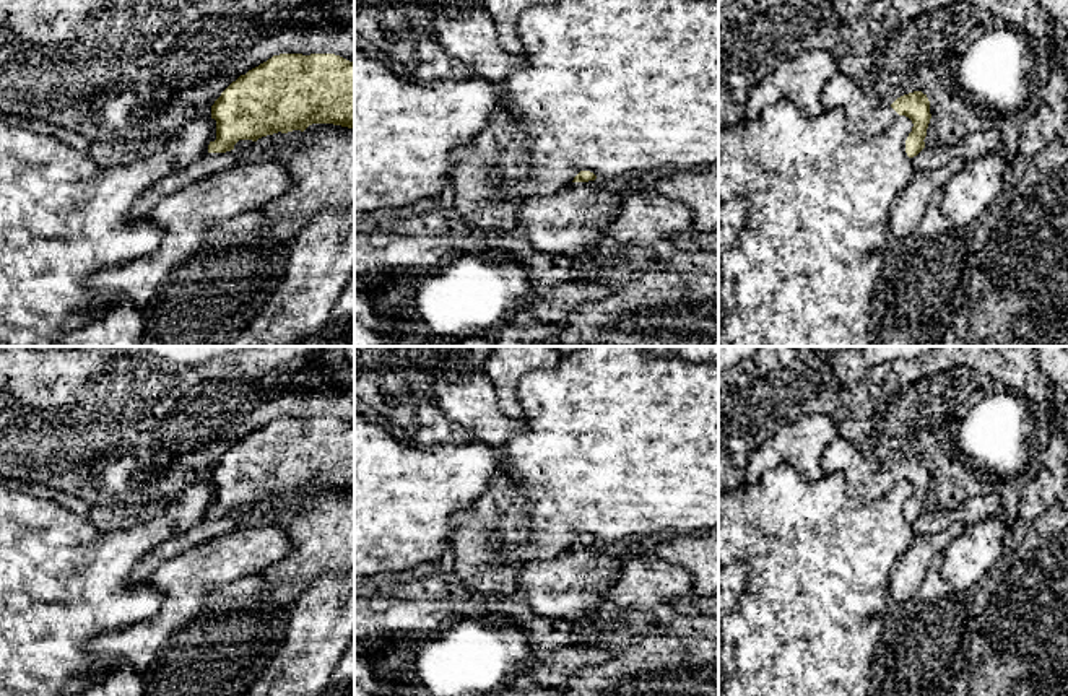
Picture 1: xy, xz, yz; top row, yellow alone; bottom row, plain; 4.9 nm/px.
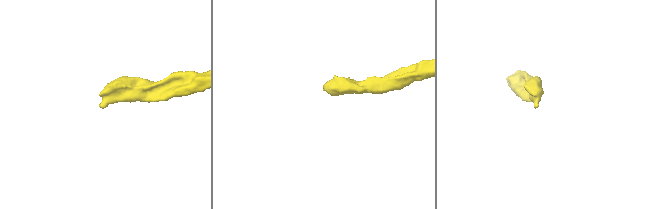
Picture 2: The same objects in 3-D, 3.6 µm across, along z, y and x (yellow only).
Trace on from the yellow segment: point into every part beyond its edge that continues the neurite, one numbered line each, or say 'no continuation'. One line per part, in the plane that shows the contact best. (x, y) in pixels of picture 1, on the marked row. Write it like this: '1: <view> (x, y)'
1: yz (865, 116)

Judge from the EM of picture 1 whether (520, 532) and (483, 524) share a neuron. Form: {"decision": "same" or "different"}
{"decision": "same"}

